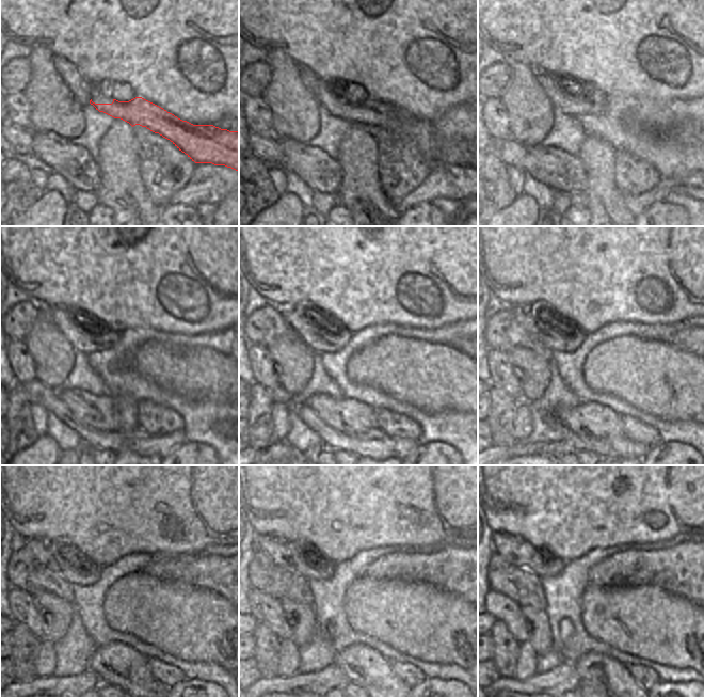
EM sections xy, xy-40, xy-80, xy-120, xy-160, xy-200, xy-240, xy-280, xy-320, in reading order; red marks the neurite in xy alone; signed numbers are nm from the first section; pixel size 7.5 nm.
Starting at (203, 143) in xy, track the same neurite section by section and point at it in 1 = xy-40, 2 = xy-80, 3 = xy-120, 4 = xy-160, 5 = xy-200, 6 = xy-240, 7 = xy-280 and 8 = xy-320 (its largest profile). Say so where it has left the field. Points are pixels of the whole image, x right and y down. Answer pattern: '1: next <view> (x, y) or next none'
1: next xy-40 (421, 135)
2: next xy-80 (558, 93)
3: next xy-120 (78, 332)
4: next xy-160 (315, 332)
5: next xy-200 (557, 335)
6: next xy-240 (54, 555)
7: next xy-280 (294, 556)
8: next xy-320 (517, 552)

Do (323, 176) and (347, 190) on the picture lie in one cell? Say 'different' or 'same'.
different

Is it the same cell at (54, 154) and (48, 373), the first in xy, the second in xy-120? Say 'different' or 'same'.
different

